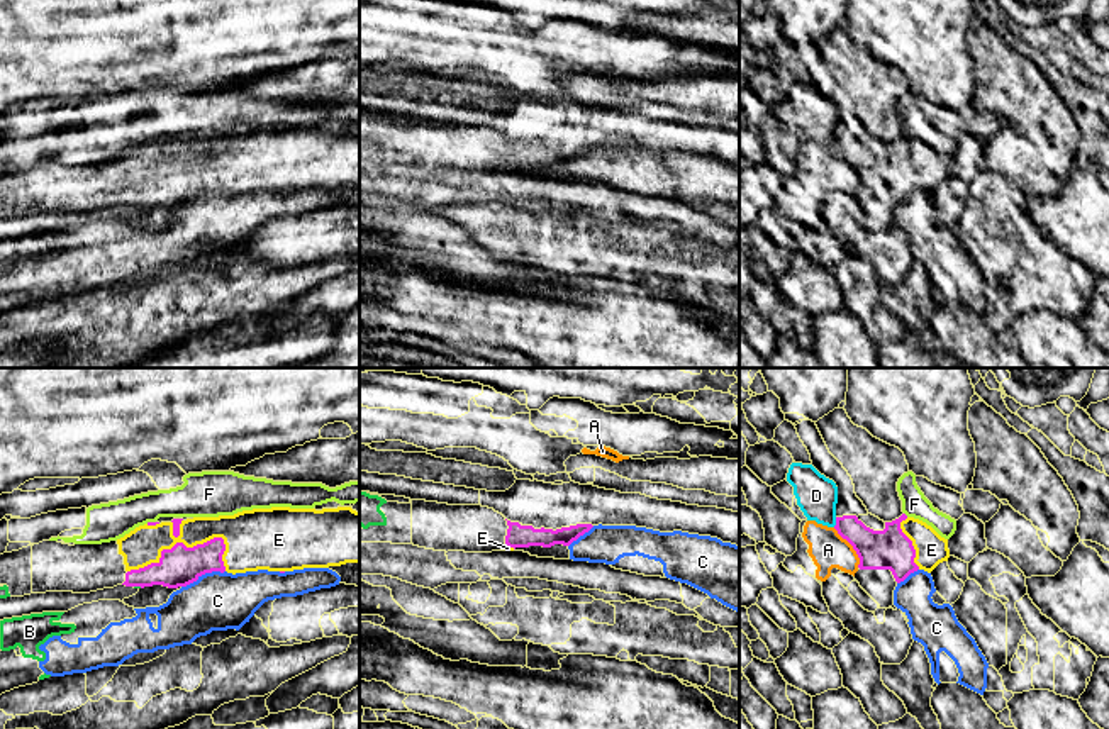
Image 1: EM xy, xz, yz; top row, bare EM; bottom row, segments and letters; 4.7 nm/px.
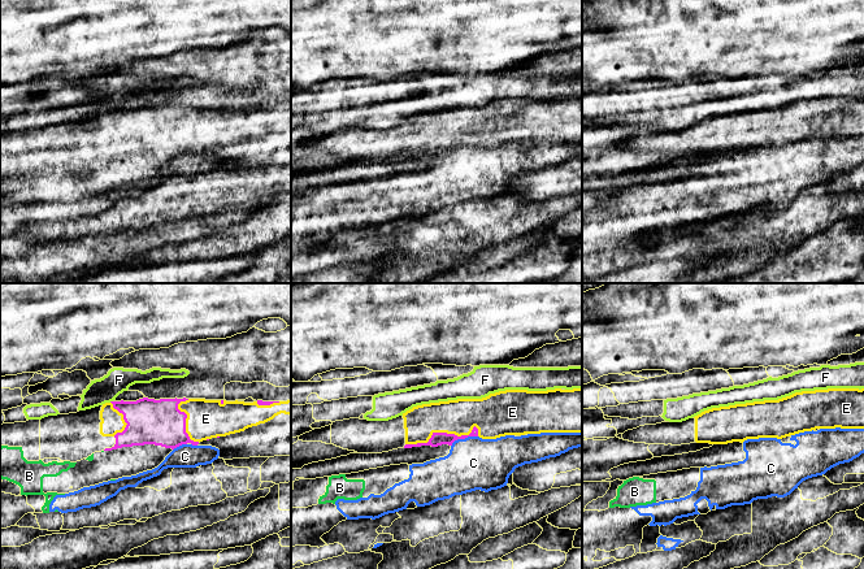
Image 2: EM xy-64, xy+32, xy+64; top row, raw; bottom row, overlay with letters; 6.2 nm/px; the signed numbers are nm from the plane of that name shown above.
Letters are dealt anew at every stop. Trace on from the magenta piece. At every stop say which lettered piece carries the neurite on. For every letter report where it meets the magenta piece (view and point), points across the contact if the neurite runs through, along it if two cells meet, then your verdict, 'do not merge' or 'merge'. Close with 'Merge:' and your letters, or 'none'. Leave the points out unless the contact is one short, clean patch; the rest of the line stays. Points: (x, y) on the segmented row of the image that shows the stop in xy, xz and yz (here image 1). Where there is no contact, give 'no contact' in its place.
A: contact yz (853, 548); border yz (833, 528), (855, 551), (858, 567); do not merge
B: contact xy (138, 585); do not merge
C: contact xy (202, 573); border xy (224, 570), (202, 573), (182, 587); do not merge
D: contact yz (836, 523); do not merge
E: contact xy (177, 543); do not merge
F: contact xy (150, 523); do not merge
Merge: none

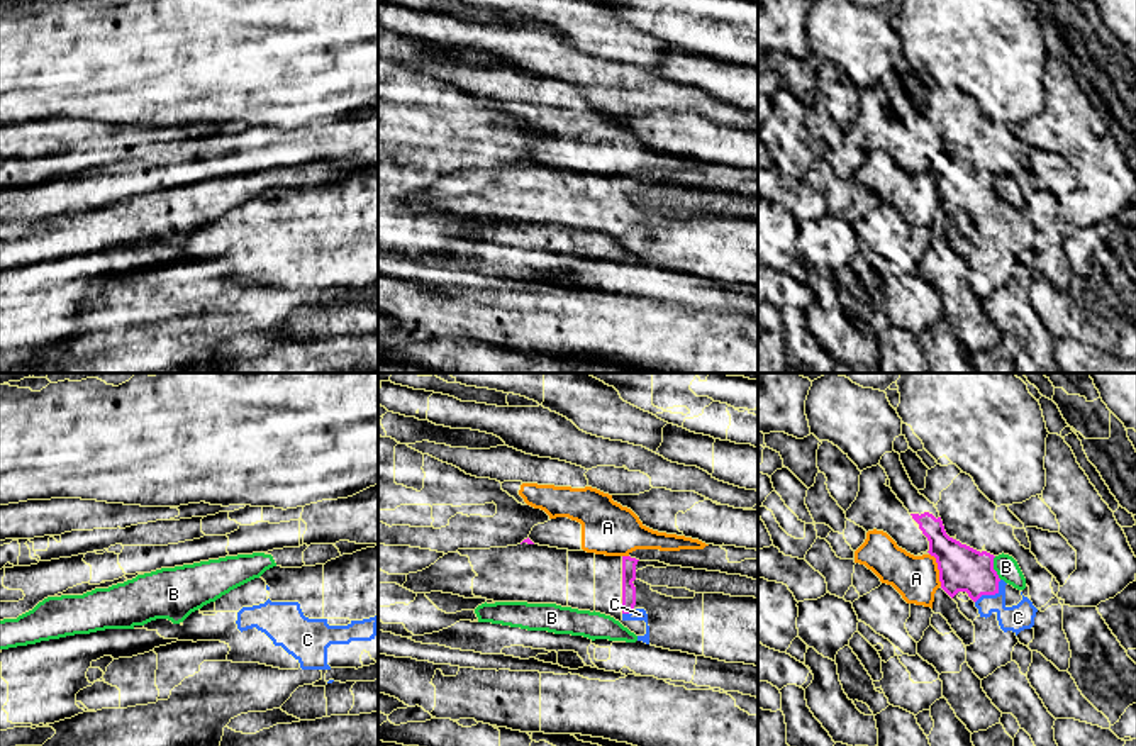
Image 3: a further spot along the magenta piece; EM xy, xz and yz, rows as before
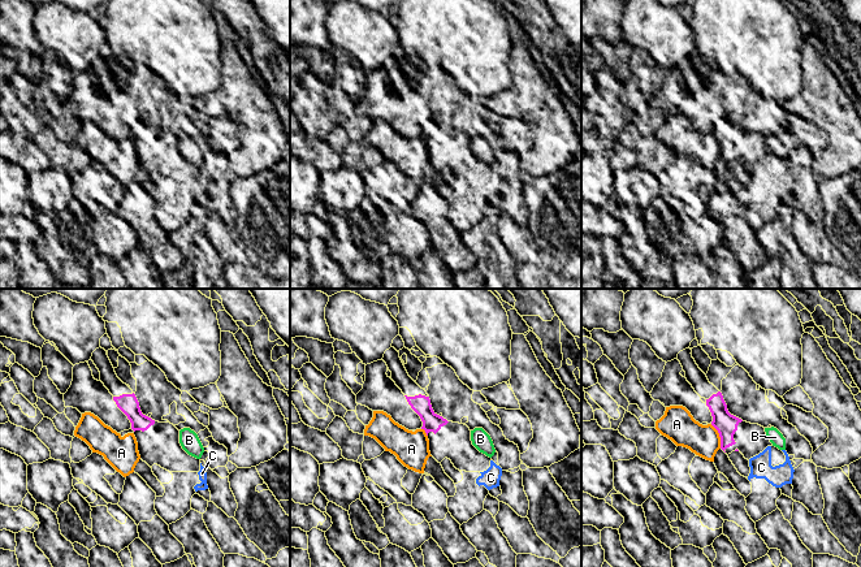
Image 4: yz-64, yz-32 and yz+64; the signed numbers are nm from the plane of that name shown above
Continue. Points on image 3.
A: contact yz (938, 568); do not merge
B: contact yz (992, 568); border yz (994, 556), (994, 570), (1001, 578); do not merge
C: contact yz (991, 594); do not merge
Merge: none

